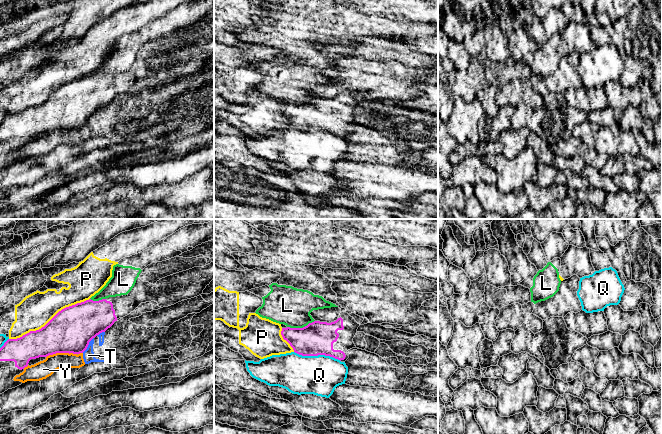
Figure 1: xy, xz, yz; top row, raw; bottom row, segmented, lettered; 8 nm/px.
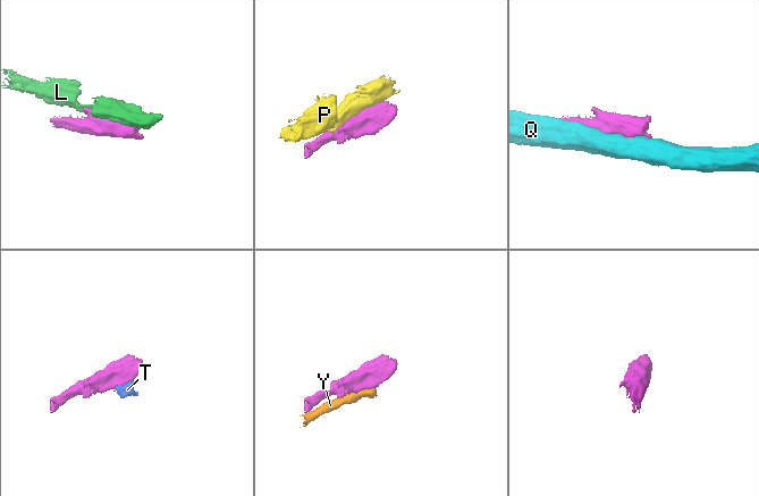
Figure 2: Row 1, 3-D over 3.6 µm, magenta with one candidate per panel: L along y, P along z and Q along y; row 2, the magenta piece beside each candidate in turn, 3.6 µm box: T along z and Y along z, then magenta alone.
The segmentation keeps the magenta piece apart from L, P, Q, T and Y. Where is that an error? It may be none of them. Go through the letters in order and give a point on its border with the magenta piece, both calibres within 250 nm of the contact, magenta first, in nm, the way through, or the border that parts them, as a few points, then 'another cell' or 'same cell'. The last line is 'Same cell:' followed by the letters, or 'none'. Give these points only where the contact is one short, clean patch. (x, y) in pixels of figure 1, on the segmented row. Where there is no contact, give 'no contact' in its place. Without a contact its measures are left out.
L: xz (300, 328) | 260/300 nm | another cell
P: xy (50, 320) | 360/280 nm | another cell
Q: xz (317, 355) | 260/320 nm | another cell
T: xy (88, 344) | 360/100 nm | along xy (93, 337), (82, 352) | another cell
Y: xy (61, 352) | 360/140 nm | another cell
Same cell: none

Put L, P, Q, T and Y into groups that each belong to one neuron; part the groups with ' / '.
L / P / Q / T Y

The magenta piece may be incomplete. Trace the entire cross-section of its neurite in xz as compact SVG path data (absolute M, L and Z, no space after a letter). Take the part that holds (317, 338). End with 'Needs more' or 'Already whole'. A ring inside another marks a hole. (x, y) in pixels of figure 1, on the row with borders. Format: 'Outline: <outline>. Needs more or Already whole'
Outline: M341 312L334 322L314 321L303 328L282 328L281 335L299 355L325 355L345 362L347 351L356 347L353 338L359 326L348 313Z. Needs more

